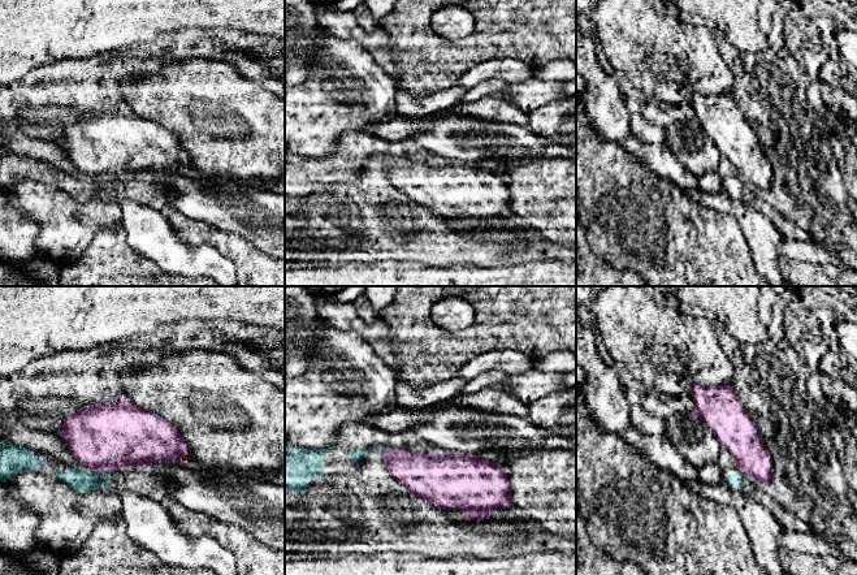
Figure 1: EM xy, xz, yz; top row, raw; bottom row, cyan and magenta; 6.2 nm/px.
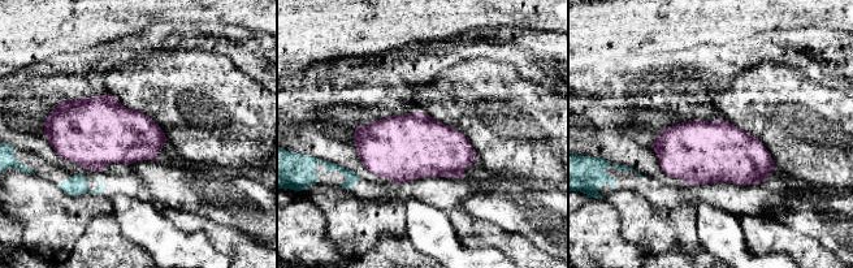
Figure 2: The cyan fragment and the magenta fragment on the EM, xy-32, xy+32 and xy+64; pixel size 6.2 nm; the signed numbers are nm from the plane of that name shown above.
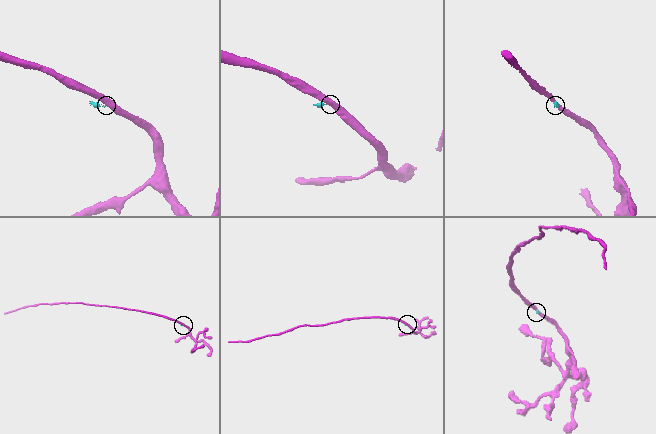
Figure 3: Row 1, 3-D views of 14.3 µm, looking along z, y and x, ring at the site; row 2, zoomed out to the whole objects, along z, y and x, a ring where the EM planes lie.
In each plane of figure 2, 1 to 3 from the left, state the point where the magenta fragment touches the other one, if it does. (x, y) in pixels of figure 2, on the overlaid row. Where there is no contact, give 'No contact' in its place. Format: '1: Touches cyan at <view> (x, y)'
1: No contact
2: No contact
3: No contact

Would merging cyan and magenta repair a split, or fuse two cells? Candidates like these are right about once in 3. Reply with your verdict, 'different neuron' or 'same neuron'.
different neuron

